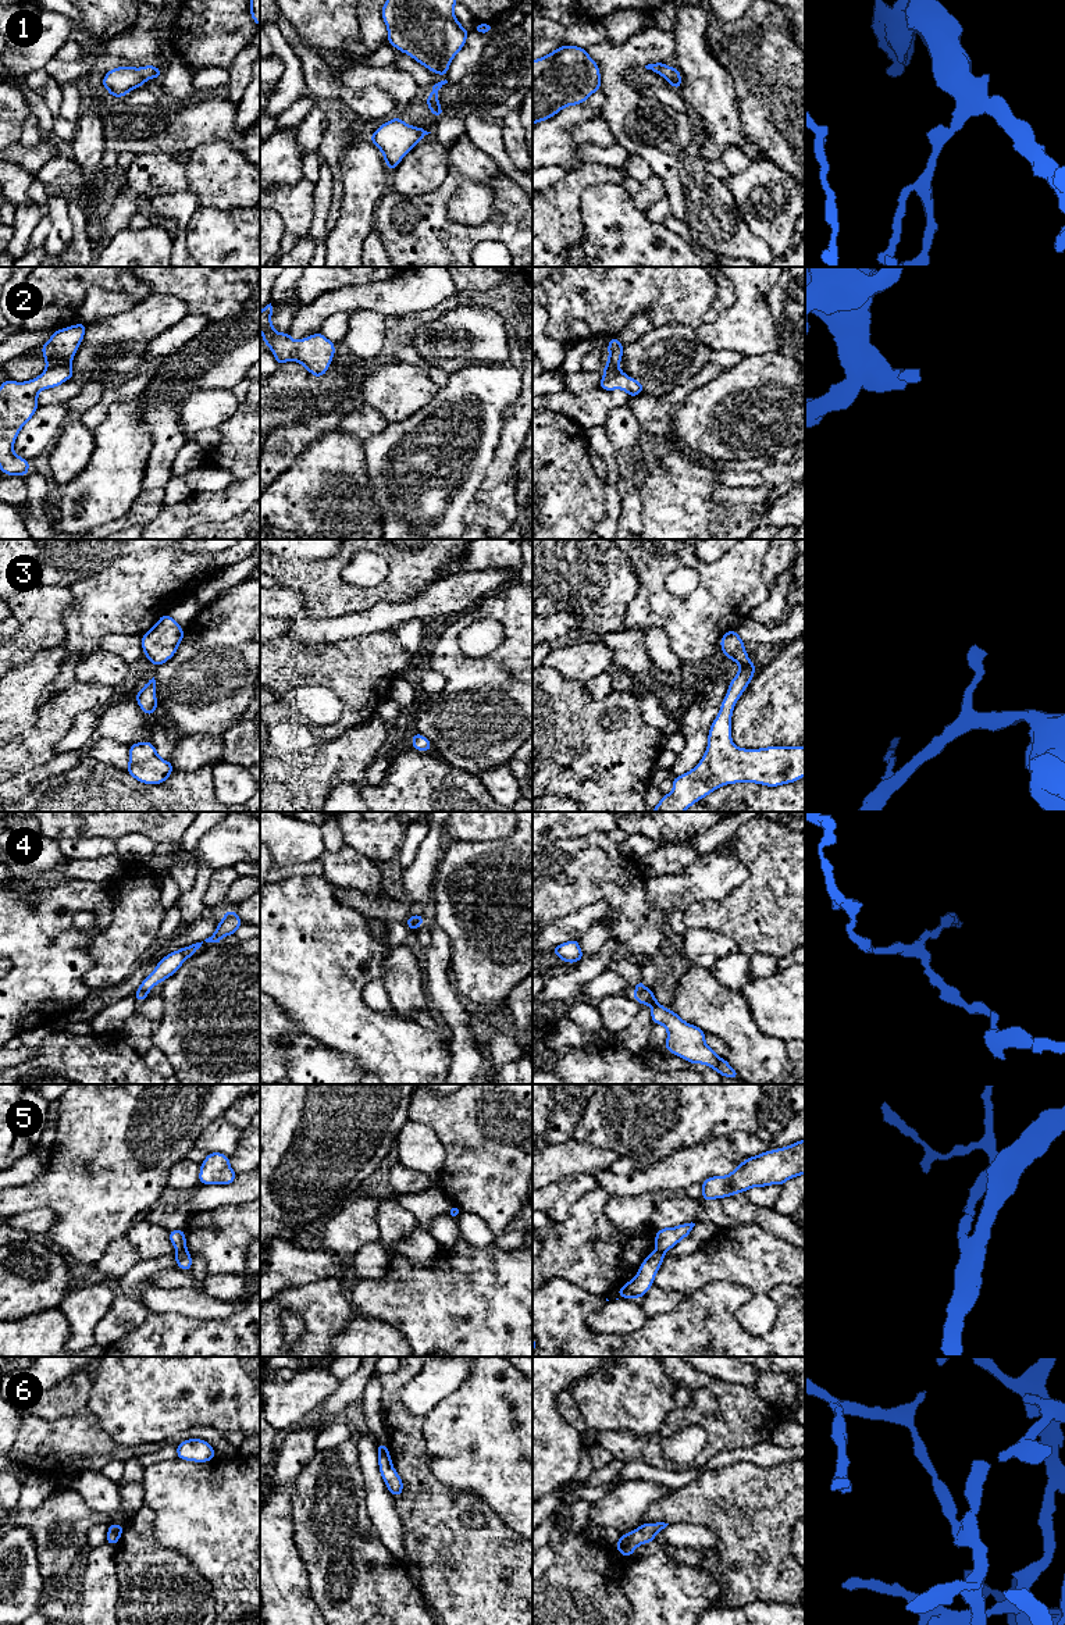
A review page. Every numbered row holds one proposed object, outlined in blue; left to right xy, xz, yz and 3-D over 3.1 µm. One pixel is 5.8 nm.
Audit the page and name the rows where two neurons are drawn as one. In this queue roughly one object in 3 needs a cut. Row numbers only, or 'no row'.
4, 5

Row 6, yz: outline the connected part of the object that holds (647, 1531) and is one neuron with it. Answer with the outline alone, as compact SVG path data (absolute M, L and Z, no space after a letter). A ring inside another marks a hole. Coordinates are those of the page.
M641 1524L635 1530L620 1536L619 1542L615 1543L619 1553L628 1558L640 1544L655 1542L655 1535L663 1530L669 1524Z

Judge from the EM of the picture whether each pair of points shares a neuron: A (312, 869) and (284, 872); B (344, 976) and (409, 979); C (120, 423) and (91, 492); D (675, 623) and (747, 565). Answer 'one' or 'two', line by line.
A: one
B: two
C: one
D: one

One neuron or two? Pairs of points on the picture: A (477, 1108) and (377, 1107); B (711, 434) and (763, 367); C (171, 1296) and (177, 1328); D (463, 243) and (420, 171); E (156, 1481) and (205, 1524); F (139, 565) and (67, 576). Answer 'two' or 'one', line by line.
A: two
B: one
C: two
D: two
E: one
F: two

